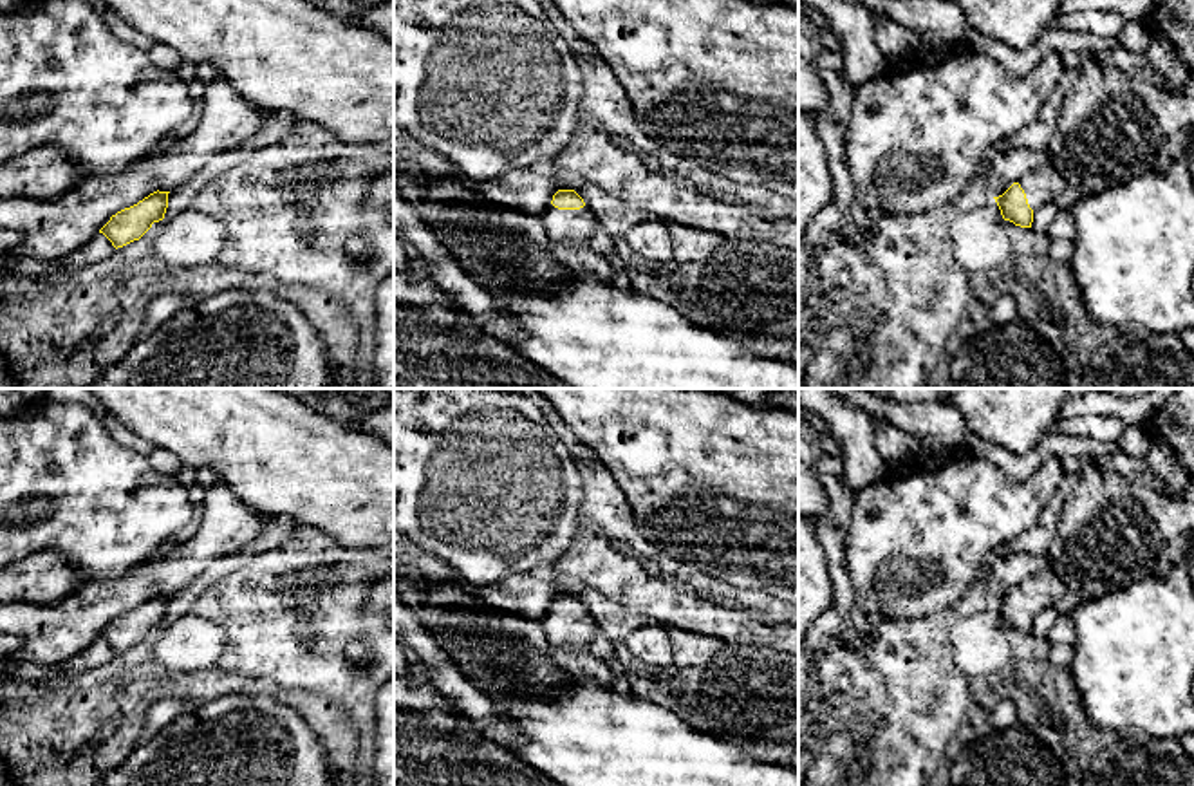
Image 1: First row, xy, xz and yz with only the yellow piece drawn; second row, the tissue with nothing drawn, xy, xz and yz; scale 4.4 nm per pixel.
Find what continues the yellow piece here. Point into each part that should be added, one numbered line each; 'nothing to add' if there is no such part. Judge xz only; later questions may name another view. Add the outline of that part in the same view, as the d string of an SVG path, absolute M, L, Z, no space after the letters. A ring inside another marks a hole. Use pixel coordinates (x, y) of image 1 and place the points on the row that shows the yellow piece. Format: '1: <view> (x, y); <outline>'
1: xz (573, 228); M553 204L540 217L551 240L567 248L589 248L589 239L600 228L594 213L583 206L580 210L558 210Z

